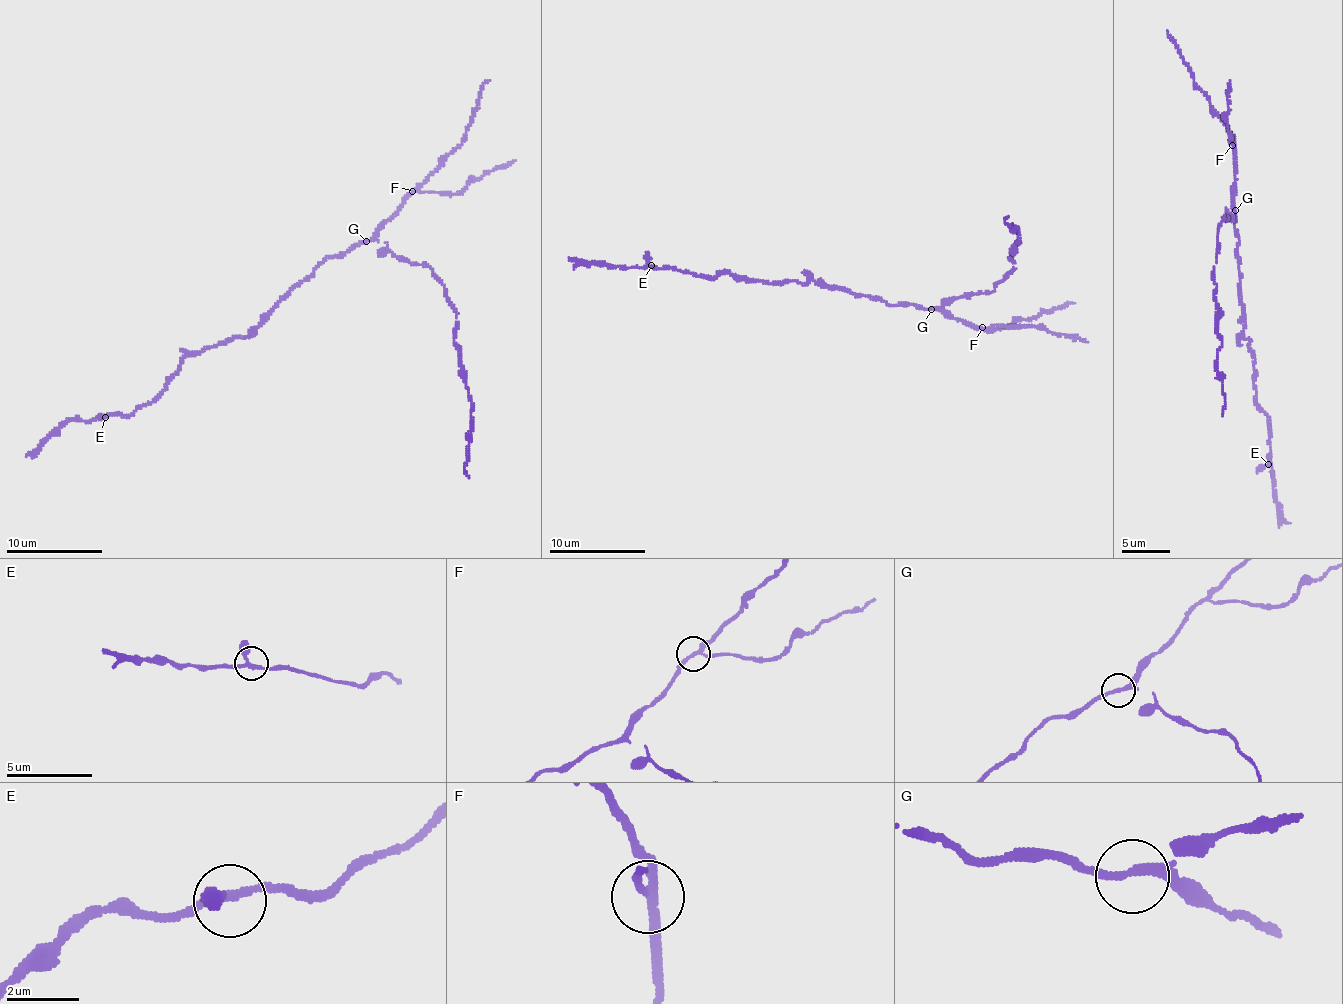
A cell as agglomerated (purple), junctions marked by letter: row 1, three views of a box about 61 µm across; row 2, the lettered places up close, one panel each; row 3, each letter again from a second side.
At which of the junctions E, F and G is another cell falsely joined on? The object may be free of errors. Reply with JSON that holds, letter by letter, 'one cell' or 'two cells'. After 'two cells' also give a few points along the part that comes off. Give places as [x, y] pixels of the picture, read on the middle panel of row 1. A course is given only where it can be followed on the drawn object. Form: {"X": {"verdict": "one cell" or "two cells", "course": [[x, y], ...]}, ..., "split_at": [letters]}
{"E": {"verdict": "one cell"}, "F": {"verdict": "two cells", "course": [[982, 328], [1029, 325], [1075, 334], [1088, 342]]}, "G": {"verdict": "one cell"}, "split_at": ["F"]}

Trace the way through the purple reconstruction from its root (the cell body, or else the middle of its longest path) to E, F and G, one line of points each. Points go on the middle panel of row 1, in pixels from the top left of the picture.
E: (886, 303), (810, 279), (768, 284), (722, 272), (711, 278), (696, 276), (675, 268), (651, 265)
F: (886, 303), (913, 303), (982, 328)
G: (886, 303), (913, 303), (931, 309)

